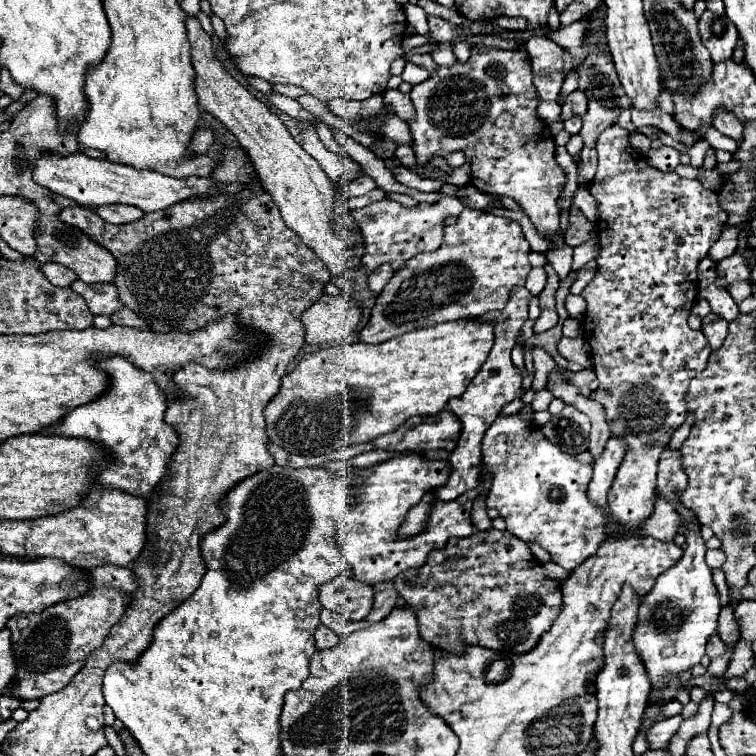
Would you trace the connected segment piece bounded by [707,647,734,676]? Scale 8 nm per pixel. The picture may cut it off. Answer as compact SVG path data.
M728 647L725 654L717 659L715 658L711 660L711 663L707 668L707 672L711 675L722 676L727 670L733 651L734 647Z

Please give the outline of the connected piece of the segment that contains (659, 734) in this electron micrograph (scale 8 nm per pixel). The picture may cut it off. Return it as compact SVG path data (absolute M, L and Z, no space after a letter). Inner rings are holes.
M674 715L674 717L668 717L660 723L656 723L656 727L652 727L652 731L648 731L648 745L650 749L660 749L660 747L666 747L670 737L678 731L682 723L682 717L680 715Z

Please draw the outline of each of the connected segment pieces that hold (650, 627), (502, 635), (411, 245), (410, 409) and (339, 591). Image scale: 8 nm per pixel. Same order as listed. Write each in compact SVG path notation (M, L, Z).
M680 517L680 525L688 531L684 557L660 575L656 587L644 597L638 611L638 625L632 635L654 689L664 687L672 677L678 677L682 671L700 663L706 641L718 627L720 601L712 581L712 569L704 561L706 543L700 535L700 521L696 517Z
M474 531L468 537L452 537L446 547L432 551L420 569L404 571L394 579L400 597L410 603L420 621L420 635L436 649L462 655L466 645L480 645L506 653L528 653L540 637L552 627L562 607L558 581L546 579L544 567L532 555L530 547L510 531Z
M440 195L438 201L434 203L418 203L416 207L404 207L398 201L392 199L382 199L374 201L362 209L350 209L348 213L352 217L352 225L356 225L364 237L364 255L360 267L366 269L368 273L376 271L382 263L392 265L394 271L402 269L404 263L424 251L436 251L442 245L444 237L444 219L462 213L460 199L452 195Z
M458 319L428 329L404 333L382 345L334 345L306 355L292 373L282 379L278 395L268 403L266 427L272 443L294 455L324 455L356 443L368 443L384 433L396 431L414 415L436 415L448 405L448 399L460 397L470 379L480 371L494 343L490 321Z
M340 575L324 585L320 585L320 603L324 609L342 613L350 621L360 621L365 619L372 610L374 585L361 583Z

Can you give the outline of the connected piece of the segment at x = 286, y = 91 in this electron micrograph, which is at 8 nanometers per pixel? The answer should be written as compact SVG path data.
M276 84L276 85L273 85L273 87L275 92L293 99L297 99L300 96L303 96L306 94L306 91L304 89L293 85Z

